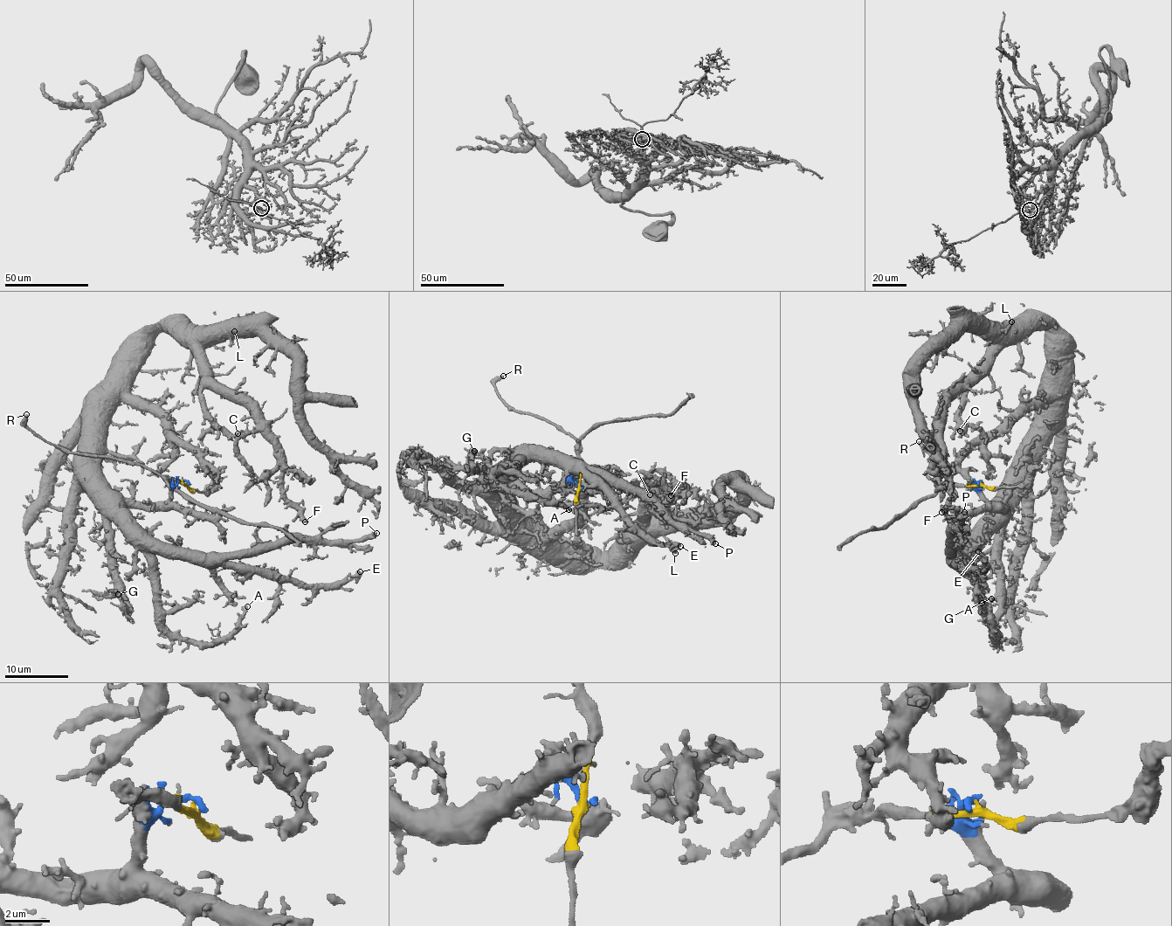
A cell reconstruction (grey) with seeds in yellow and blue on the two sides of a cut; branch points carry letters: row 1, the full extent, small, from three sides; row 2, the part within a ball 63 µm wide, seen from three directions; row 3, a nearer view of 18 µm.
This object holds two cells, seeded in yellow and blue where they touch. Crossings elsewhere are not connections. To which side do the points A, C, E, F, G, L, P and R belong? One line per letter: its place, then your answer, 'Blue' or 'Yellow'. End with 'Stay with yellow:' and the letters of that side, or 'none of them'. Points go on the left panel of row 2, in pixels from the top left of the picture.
A: Place: (247, 606). Blue
C: Place: (237, 433). Blue
E: Place: (360, 571). Blue
F: Place: (305, 521). Blue
G: Place: (118, 594). Blue
L: Place: (234, 331). Blue
P: Place: (376, 533). Blue
R: Place: (26, 414). Yellow
Stay with yellow: R

